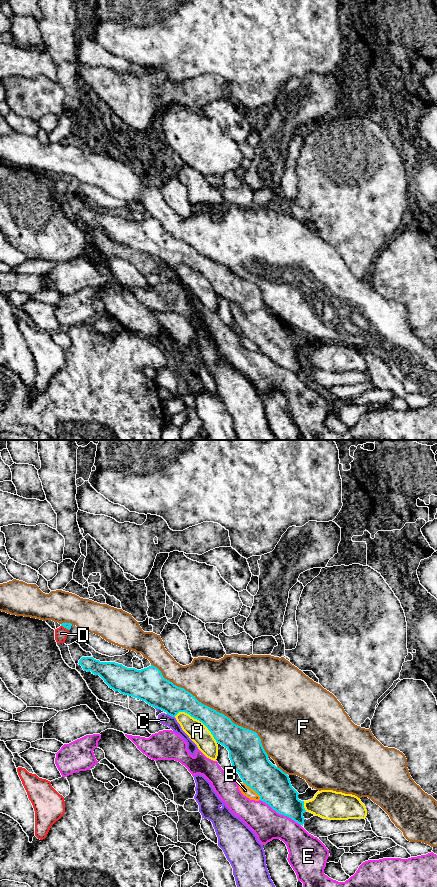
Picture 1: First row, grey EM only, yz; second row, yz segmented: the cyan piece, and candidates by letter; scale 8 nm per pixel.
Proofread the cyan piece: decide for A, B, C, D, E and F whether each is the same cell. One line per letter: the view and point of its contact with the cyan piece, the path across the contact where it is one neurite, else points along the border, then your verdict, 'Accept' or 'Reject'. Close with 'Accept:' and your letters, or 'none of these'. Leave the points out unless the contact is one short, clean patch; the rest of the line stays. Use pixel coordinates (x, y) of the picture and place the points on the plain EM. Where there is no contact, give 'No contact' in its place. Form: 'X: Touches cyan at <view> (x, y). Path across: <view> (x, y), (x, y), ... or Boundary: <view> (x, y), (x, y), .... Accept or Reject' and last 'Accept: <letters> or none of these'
A: Touches cyan at yz (198, 271). Reject
B: Touches cyan at yz (253, 341). Boundary: yz (243, 334), (260, 351). Reject
C: Touches cyan at yz (171, 267). Reject
D: Touches cyan at yz (65, 179). Reject
E: Touches cyan at yz (280, 365). Reject
F: Touches cyan at yz (213, 261). Reject
Accept: none of these

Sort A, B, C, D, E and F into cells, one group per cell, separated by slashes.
A / B / C / D / E / F

